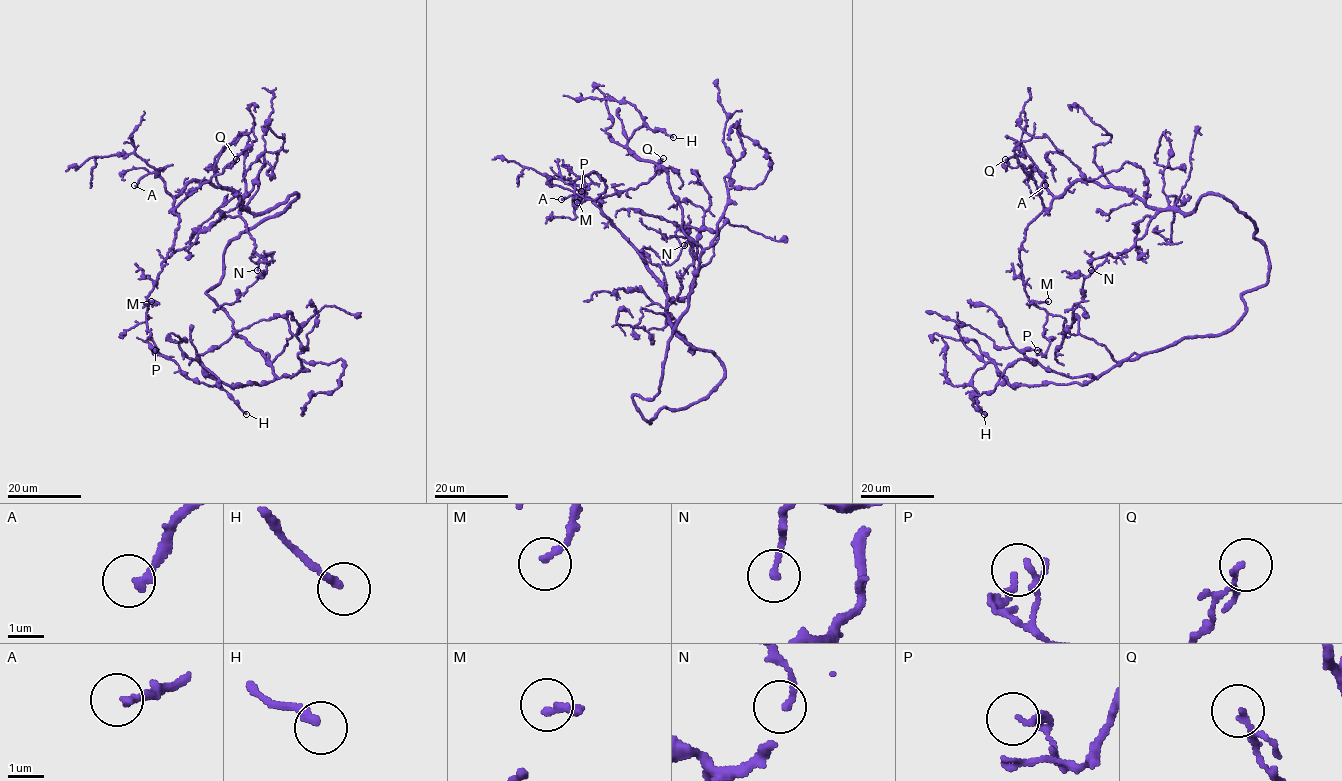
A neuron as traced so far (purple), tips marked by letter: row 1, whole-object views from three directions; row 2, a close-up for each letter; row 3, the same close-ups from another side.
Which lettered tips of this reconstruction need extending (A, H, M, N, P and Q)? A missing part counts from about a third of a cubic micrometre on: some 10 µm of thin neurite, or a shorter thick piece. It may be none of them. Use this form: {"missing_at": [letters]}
{"missing_at": ["A"]}

